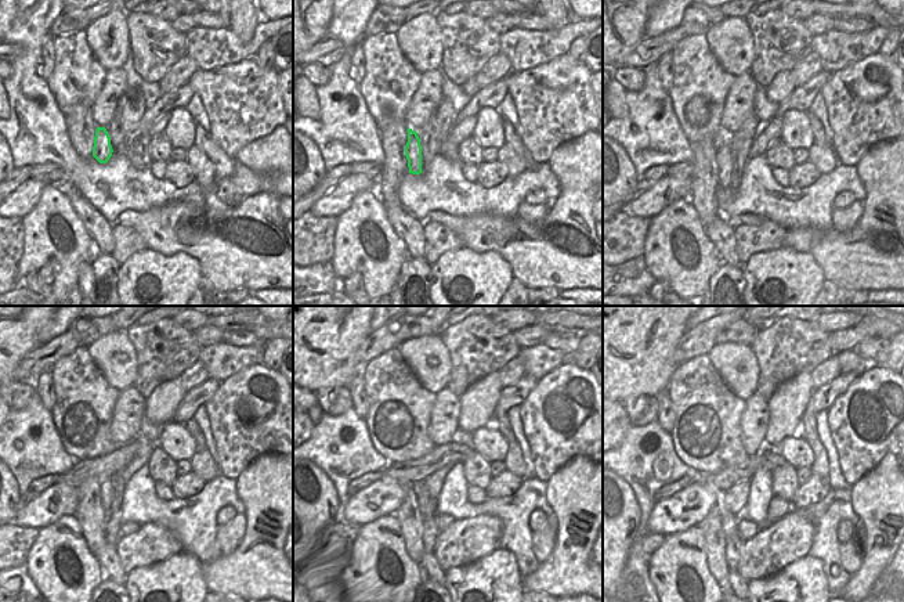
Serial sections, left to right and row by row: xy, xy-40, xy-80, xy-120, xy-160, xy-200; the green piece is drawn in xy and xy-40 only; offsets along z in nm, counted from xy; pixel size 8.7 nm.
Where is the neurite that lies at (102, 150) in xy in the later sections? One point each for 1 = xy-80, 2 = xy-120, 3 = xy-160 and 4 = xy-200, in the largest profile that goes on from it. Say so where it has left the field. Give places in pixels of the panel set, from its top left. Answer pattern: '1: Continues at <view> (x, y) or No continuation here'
1: Continues at xy-80 (722, 152)
2: Continues at xy-120 (105, 486)
3: Continues at xy-160 (413, 493)
4: Continues at xy-200 (729, 521)

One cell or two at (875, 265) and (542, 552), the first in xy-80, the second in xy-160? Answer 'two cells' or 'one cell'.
two cells

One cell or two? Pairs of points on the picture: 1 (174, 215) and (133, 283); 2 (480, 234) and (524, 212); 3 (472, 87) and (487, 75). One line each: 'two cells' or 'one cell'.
1: two cells
2: two cells
3: two cells

